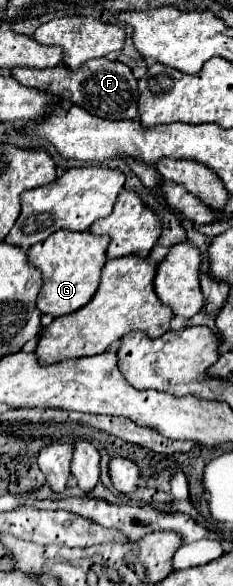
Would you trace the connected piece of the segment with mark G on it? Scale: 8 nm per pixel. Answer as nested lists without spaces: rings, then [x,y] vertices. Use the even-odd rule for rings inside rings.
[[[60,229],[52,233],[46,241],[32,245],[28,257],[32,265],[42,271],[44,279],[44,287],[38,295],[38,309],[42,313],[60,317],[84,307],[98,291],[100,273],[106,263],[108,243],[110,243],[108,235],[92,235],[90,231],[76,233],[70,229]]]

